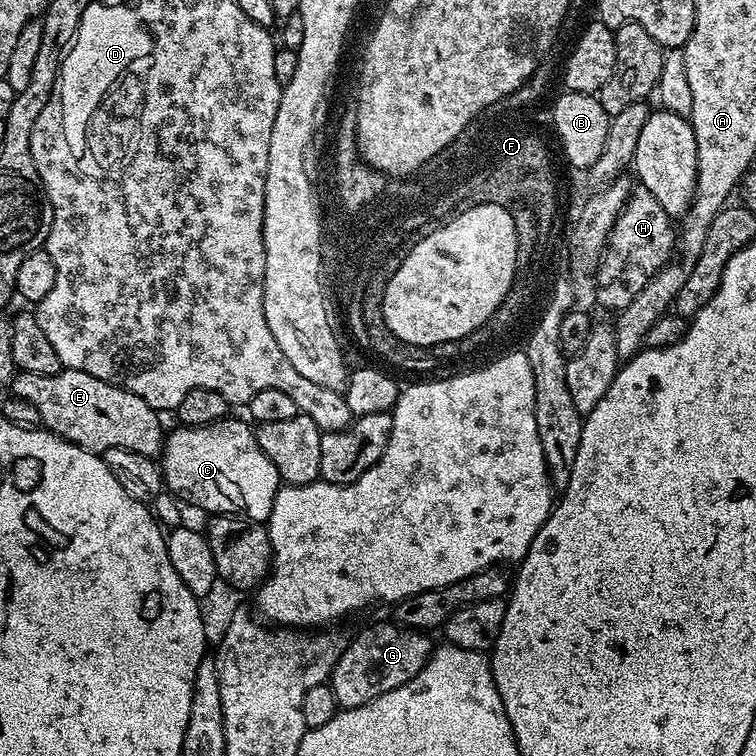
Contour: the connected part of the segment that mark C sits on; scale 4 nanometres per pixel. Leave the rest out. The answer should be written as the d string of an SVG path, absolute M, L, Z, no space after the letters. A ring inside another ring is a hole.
M225 418L201 428L176 426L173 432L171 429L165 435L162 453L164 482L167 491L173 496L184 502L189 500L196 508L205 508L208 514L227 514L253 522L264 522L274 506L274 498L282 481L274 462L262 454L262 446L258 446L253 425L247 419L232 419Z

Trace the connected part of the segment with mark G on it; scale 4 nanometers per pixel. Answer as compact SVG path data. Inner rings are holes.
M395 622L372 624L344 645L344 652L332 667L330 683L334 698L341 709L357 708L375 696L386 694L410 682L432 657L434 644L425 633L414 628L402 628Z

